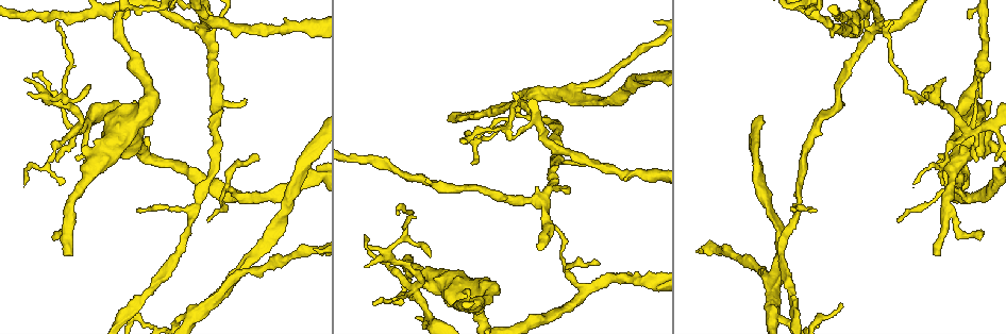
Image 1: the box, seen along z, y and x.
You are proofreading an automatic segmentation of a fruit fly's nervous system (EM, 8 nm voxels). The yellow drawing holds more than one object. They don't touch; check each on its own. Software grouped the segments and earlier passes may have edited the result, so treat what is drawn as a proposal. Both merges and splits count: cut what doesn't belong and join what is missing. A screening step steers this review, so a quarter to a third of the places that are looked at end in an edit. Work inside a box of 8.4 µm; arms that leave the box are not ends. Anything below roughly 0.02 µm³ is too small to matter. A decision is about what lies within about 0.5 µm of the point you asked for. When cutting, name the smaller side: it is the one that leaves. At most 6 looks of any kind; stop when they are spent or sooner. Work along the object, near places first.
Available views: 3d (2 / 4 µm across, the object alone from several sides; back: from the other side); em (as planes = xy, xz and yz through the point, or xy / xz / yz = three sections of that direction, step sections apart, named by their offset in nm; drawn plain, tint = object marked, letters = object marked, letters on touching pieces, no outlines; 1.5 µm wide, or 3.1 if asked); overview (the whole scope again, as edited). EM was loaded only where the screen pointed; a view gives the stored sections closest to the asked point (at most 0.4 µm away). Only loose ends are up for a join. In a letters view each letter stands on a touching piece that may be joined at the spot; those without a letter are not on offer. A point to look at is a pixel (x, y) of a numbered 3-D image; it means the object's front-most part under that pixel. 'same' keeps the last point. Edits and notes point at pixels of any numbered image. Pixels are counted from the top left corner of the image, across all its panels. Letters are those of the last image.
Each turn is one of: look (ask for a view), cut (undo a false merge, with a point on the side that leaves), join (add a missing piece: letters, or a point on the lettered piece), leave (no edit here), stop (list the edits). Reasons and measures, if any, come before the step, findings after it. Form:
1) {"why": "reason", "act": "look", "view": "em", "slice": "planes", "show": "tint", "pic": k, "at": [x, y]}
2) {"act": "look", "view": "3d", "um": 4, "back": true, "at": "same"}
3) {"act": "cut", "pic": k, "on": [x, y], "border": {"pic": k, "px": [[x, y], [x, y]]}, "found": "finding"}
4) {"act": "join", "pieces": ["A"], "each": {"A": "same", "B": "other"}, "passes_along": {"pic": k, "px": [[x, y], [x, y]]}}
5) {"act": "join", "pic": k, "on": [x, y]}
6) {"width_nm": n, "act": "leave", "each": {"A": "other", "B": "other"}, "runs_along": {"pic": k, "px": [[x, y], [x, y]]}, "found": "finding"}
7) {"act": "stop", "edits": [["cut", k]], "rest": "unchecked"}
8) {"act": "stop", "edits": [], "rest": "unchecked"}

{"act": "look", "view": "3d", "um": 4, "back": true, "pic": 1, "at": [374, 305]}

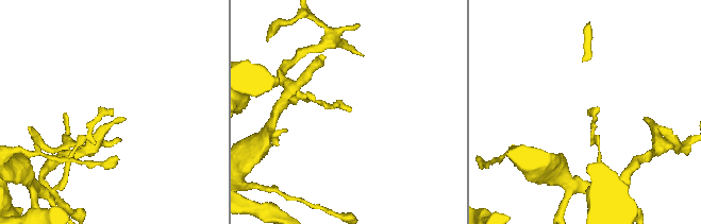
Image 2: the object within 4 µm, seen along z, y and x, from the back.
{"act": "look", "view": "em", "slice": "yz", "step": 4, "show": "plain", "pic": 2, "at": [349, 111]}

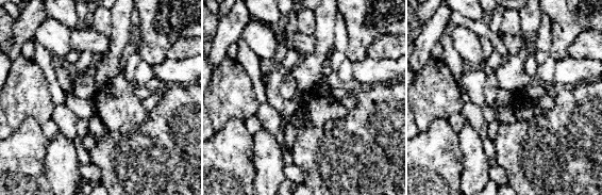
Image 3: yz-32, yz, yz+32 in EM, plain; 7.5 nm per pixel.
{"why": "see the neighbours", "act": "look", "view": "em", "slice": "yz", "step": 4, "show": "letters", "at": "same"}

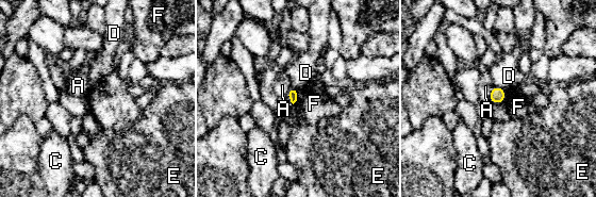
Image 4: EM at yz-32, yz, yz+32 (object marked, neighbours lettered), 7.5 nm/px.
{"act": "leave", "each": {"A": "other", "C": "other", "D": "other", "E": "other", "F": "other"}, "border": {"pic": 4, "px": [[298, 89], [294, 102]]}, "found": "no lettered piece goes on from it"}

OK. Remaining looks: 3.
{"why": "three-way junction", "act": "look", "view": "3d", "um": 2, "pic": 1, "at": [564, 93]}

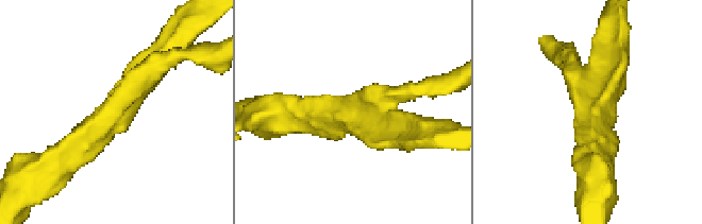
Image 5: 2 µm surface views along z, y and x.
{"arms": 3, "act": "look", "view": "em", "slice": "planes", "show": "letters", "pic": 5, "at": [116, 107]}

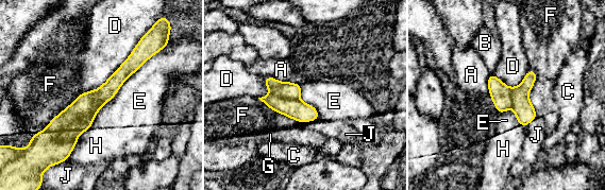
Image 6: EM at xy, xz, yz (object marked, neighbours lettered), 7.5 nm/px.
{"width_nm": 180, "act": "cut", "pic": 6, "on": [83, 124], "each": {"A": "other", "B": "other", "C": "other", "D": "other", "E": "other", "F": "other", "G": "other", "H": "other", "J": "other"}, "found": "a second cell is stuck on"}

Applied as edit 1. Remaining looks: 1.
{"act": "stop", "edits": [["cut", 6]], "rest": "unchecked"}

